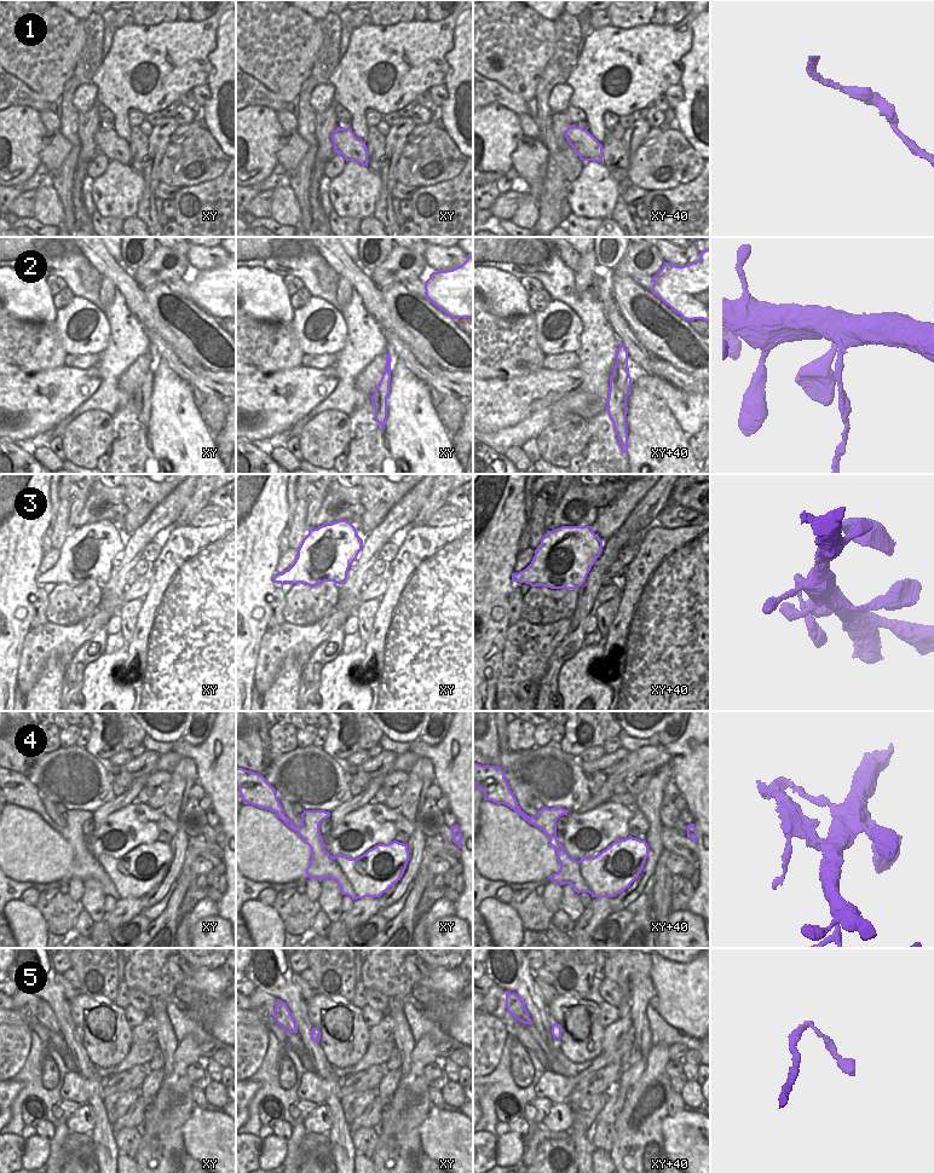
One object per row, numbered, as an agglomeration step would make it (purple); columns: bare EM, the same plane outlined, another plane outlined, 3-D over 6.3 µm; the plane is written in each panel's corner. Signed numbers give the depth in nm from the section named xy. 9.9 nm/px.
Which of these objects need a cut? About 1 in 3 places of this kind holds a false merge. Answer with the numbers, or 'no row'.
2, 4, 5

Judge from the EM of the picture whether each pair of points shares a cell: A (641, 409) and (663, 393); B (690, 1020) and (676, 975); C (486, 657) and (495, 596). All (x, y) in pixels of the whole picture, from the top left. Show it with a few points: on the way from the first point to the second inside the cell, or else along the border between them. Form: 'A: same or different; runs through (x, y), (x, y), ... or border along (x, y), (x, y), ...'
A: different; border along (635, 380), (640, 387), (657, 396), (675, 420)
B: same; runs through (690, 1009), (690, 995), (680, 986)
C: same; runs through (486, 642), (486, 611)

